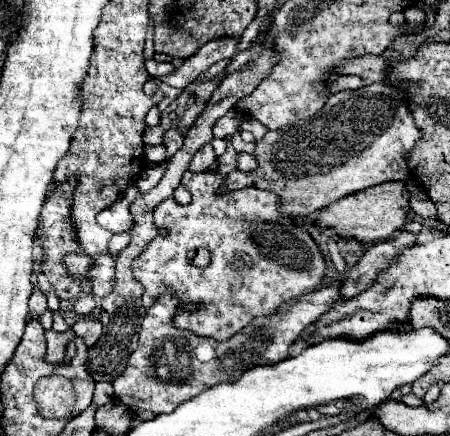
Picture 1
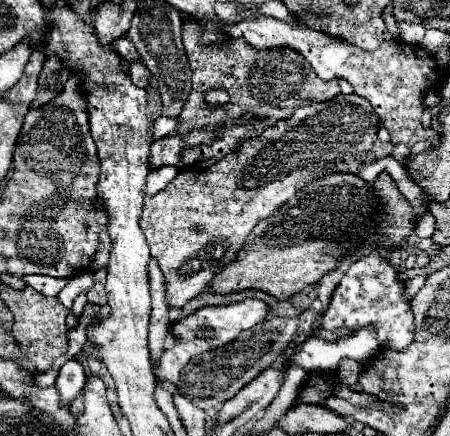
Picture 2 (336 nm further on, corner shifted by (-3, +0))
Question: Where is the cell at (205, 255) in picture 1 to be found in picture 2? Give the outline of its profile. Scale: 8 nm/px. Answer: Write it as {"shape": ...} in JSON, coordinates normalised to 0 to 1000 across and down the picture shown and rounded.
{"shape":[[[753,216],[713,239],[660,248],[642,275],[624,275],[616,289],[593,294],[576,317],[540,326],[531,349],[509,353],[496,367],[456,367],[398,385],[398,404],[389,404],[367,436],[322,459],[309,500],[309,518],[336,569],[336,587],[349,596],[367,633],[371,702],[407,706],[411,693],[447,674],[473,633],[522,596],[562,518],[607,491],[682,417],[740,394],[793,394],[802,381],[798,362],[820,349],[838,321],[838,289],[842,266],[811,225],[793,216]]]}

